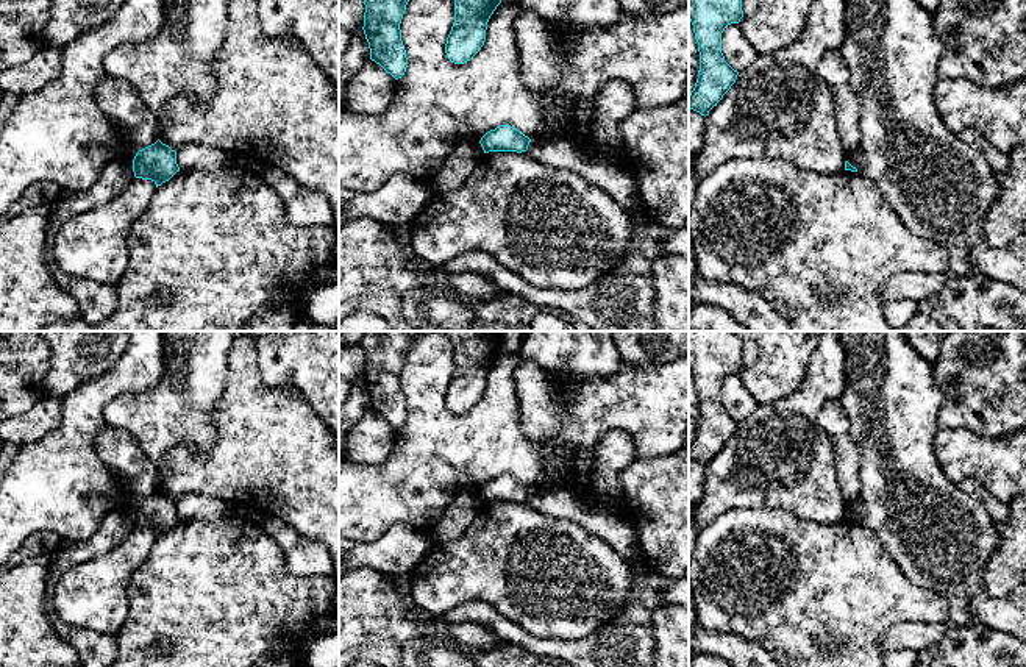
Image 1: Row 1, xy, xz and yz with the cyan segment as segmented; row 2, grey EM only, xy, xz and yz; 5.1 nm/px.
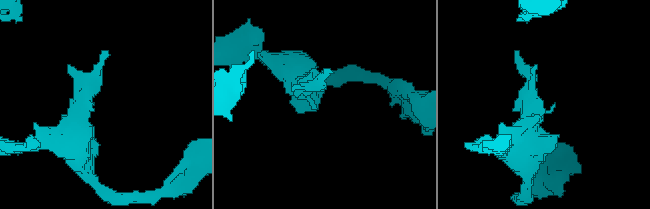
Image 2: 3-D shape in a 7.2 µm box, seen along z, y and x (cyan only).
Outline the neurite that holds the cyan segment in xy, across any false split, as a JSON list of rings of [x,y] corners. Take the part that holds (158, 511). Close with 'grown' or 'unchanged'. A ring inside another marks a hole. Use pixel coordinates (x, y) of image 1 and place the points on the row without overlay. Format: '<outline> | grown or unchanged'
[[[158,489],[136,503],[133,522],[136,528],[151,530],[158,537],[180,522],[176,501]]] | unchanged

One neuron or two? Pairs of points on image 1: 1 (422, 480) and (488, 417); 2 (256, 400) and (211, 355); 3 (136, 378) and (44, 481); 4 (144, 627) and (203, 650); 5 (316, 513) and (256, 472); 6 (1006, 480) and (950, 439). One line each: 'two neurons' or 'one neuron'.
1: one neuron
2: two neurons
3: one neuron
4: one neuron
5: one neuron
6: one neuron

